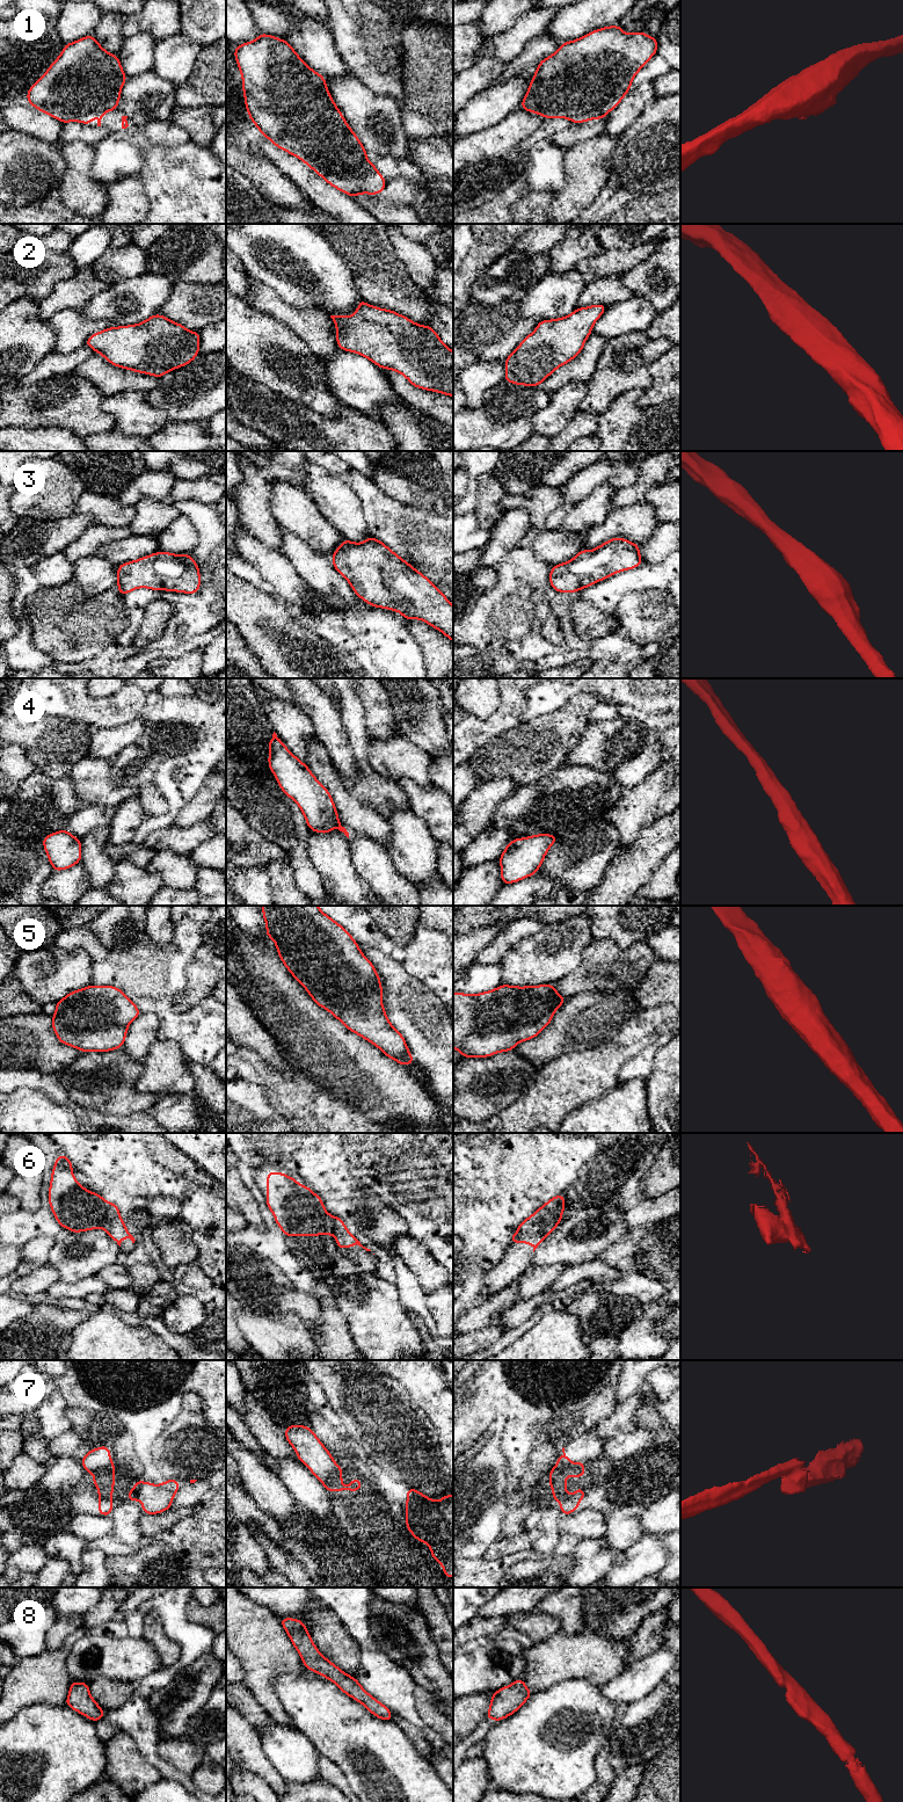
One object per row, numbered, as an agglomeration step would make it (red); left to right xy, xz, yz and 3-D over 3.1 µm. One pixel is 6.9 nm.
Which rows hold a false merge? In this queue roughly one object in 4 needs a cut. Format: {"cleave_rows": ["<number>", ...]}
{"cleave_rows": ["6", "7"]}

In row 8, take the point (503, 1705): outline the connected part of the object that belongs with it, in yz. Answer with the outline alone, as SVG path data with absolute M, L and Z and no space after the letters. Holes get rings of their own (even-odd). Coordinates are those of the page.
M522 1678L493 1692L487 1720L501 1721L517 1712L533 1693Z

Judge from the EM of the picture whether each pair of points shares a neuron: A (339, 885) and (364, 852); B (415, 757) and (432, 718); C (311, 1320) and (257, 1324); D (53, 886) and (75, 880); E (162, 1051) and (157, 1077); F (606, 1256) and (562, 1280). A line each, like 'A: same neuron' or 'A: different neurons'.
A: different neurons
B: different neurons
C: different neurons
D: same neuron
E: same neuron
F: different neurons

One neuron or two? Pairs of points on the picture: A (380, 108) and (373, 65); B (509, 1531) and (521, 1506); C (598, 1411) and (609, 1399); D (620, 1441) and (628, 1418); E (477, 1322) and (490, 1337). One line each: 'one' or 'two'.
A: two
B: one
C: one
D: two
E: two

